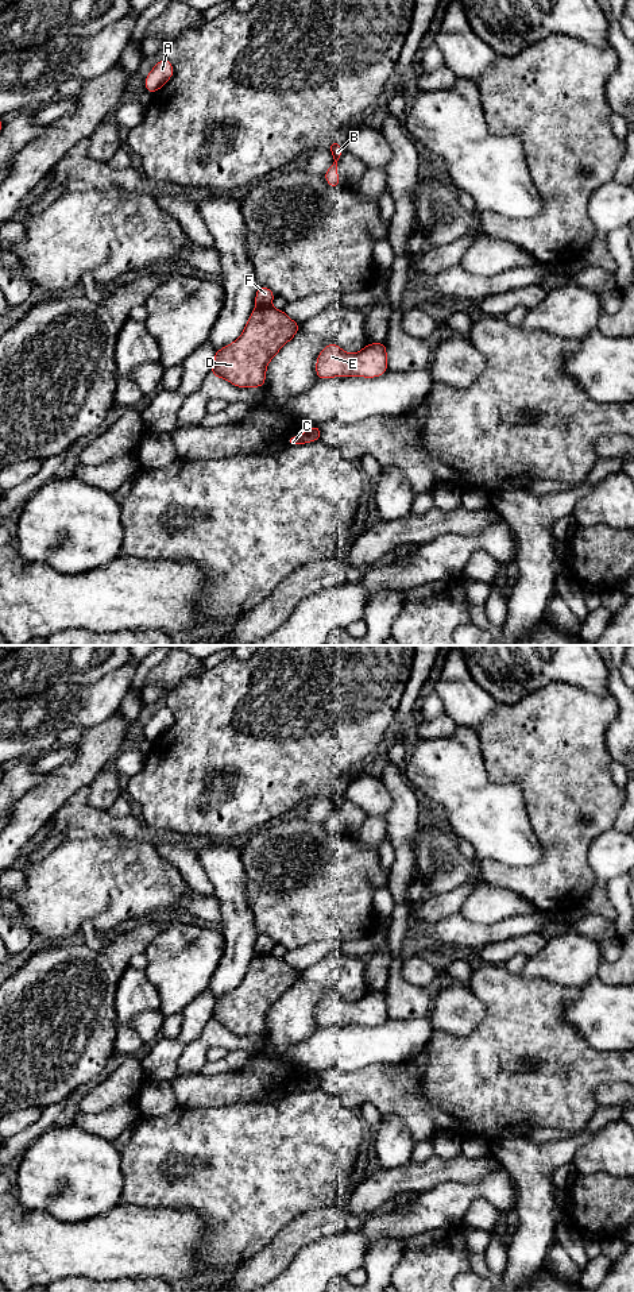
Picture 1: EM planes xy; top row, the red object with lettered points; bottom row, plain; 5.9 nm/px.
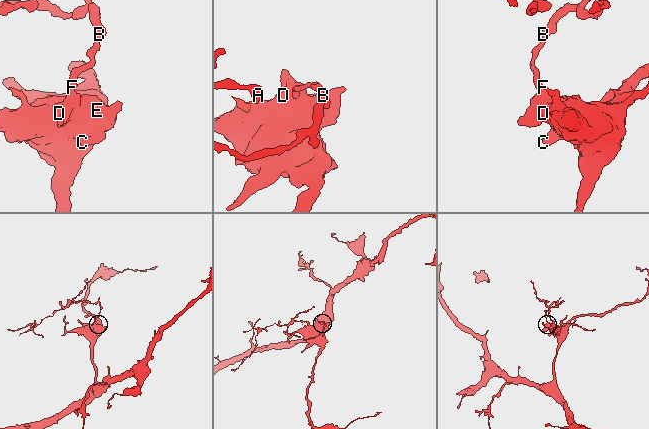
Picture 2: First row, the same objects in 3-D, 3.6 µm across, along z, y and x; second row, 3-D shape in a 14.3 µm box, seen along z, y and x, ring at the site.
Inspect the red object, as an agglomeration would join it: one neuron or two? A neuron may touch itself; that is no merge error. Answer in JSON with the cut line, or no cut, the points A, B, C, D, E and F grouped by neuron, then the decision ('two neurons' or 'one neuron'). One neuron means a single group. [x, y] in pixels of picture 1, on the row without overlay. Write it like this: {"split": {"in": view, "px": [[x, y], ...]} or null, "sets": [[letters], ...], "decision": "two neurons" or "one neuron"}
{"split": {"in": "xy", "px": [[270, 952], [256, 955]]}, "sets": [["A", "B", "F"], ["C", "D", "E"]], "decision": "two neurons"}

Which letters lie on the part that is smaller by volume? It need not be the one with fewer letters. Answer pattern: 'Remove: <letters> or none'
Remove: A, B, F

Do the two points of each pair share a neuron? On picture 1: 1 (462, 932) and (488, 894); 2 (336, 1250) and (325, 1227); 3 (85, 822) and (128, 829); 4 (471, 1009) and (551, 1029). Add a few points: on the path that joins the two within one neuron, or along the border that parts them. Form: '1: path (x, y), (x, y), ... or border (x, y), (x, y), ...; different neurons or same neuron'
1: border (459, 911), (482, 924), (503, 920); different neurons
2: border (347, 1227), (319, 1238), (301, 1250); different neurons
3: path (96, 822), (105, 826), (118, 826); same neuron
4: border (470, 984), (484, 1007), (484, 1017), (464, 1037); different neurons

